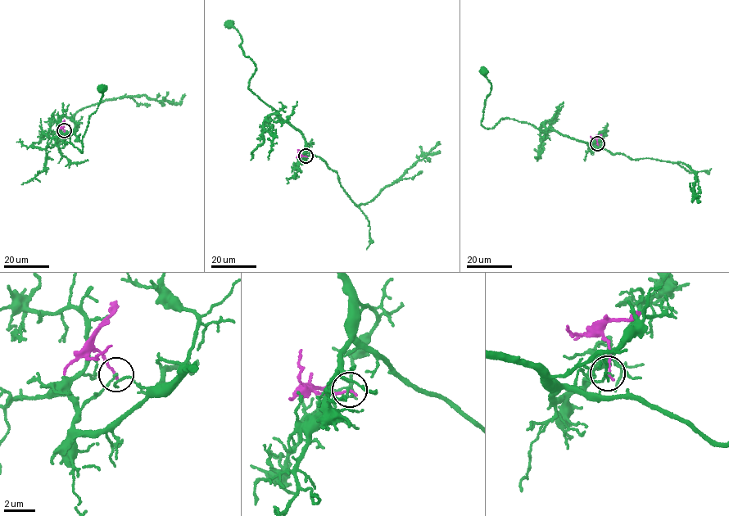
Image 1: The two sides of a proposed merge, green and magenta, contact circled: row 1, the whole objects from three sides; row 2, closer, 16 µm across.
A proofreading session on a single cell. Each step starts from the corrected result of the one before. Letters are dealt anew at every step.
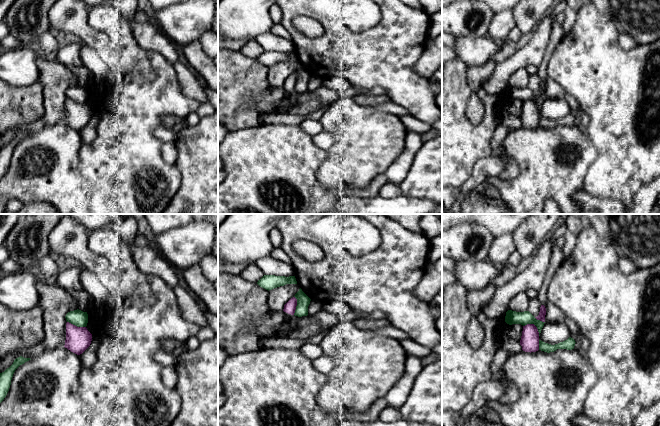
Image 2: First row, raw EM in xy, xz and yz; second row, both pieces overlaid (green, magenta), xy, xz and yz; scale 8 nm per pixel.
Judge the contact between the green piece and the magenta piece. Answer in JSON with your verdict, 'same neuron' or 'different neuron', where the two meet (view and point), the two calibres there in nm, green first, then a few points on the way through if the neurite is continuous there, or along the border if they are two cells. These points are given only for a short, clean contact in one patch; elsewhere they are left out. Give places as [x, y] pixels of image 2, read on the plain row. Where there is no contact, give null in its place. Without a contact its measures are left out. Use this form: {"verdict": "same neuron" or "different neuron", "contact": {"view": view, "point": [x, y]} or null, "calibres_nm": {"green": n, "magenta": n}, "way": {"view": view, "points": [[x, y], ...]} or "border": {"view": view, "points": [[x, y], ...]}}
{"verdict": "different neuron", "contact": {"view": "yz", "point": [534, 100]}, "calibres_nm": {"green": 110, "magenta": 150}, "border": {"view": "yz", "points": [[523, 101], [533, 100], [539, 111]]}}

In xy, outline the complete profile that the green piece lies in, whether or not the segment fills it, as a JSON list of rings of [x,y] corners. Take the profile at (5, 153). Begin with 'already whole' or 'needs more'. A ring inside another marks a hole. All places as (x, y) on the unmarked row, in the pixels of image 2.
already whole; [[[20,132],[14,136],[13,140],[9,144],[7,144],[4,148],[0,149],[0,179],[4,176],[9,167],[11,156],[15,146],[20,141],[24,140],[29,136],[31,135]]]

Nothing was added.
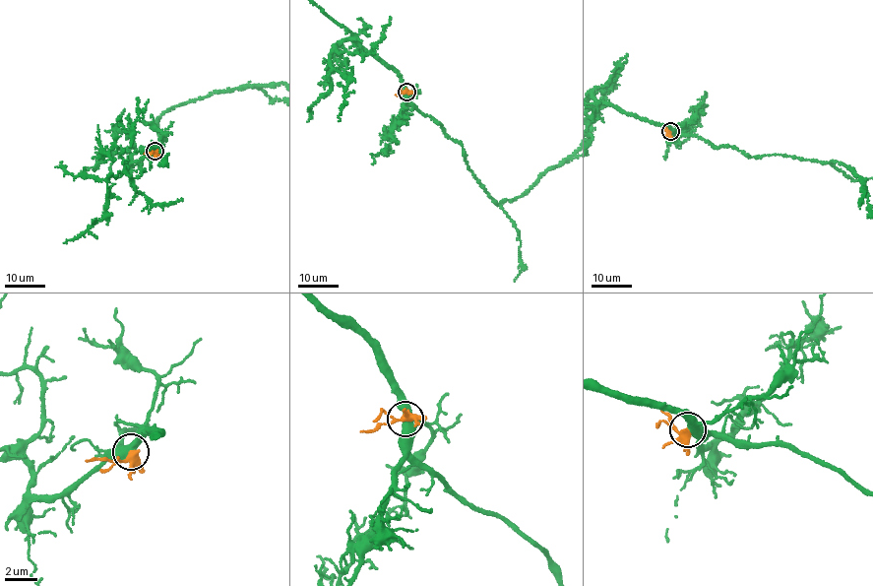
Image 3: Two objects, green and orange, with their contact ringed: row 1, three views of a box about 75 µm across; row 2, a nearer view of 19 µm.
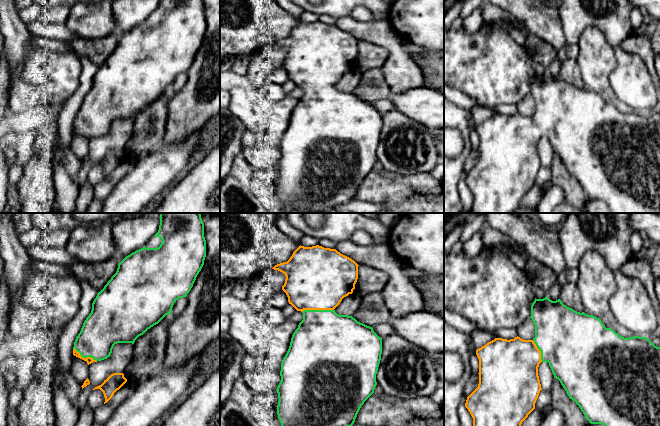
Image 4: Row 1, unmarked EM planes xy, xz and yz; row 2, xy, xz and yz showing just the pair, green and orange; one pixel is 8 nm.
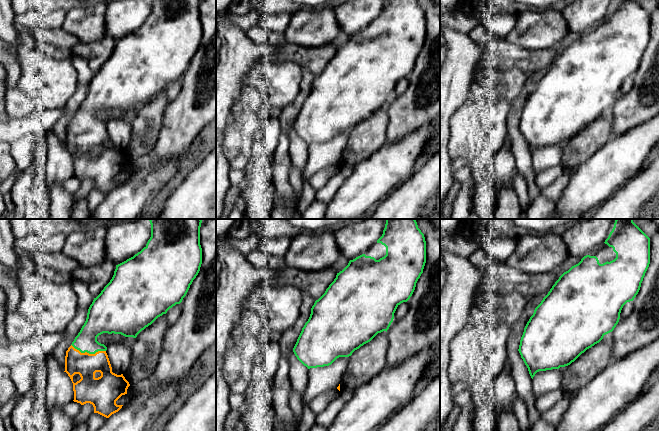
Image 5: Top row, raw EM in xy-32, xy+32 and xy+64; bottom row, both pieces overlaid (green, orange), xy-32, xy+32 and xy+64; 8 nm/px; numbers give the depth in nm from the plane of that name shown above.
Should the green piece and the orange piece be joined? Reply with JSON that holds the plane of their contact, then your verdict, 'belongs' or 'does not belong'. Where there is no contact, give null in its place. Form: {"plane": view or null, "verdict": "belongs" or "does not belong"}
{"plane": "xz", "verdict": "belongs"}

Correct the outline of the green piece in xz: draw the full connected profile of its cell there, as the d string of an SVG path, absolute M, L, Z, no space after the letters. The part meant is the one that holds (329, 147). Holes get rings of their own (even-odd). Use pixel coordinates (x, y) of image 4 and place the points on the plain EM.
M300 21L287 38L272 44L285 50L282 66L289 80L303 89L303 96L293 109L289 125L282 136L281 157L276 165L281 208L288 213L329 212L340 205L351 203L361 182L374 169L382 130L382 114L372 103L358 98L352 92L339 91L334 86L344 73L353 69L358 55L358 42L354 36L336 25Z

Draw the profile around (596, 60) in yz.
M589 26L582 33L578 45L576 61L583 88L599 94L606 104L613 105L620 112L628 113L628 105L620 101L610 87L609 77L616 65L616 58L605 35L596 27Z

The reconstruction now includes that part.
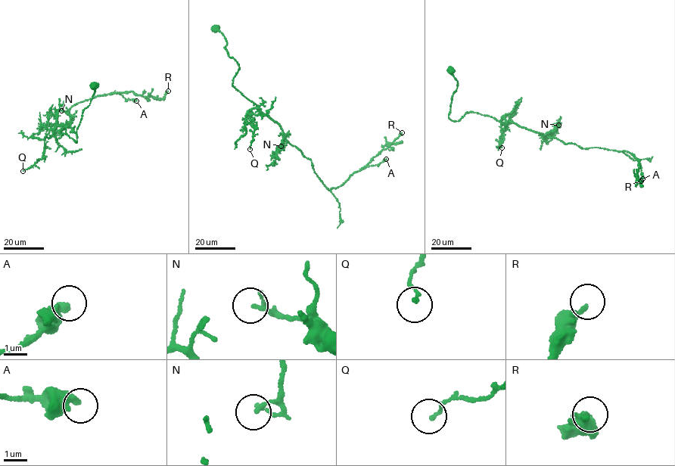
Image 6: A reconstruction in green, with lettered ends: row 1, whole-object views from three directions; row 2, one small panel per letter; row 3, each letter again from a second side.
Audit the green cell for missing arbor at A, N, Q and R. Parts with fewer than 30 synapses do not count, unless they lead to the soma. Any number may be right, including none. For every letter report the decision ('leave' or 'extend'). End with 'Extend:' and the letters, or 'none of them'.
A: leave
N: leave
Q: leave
R: leave
Extend: none of them

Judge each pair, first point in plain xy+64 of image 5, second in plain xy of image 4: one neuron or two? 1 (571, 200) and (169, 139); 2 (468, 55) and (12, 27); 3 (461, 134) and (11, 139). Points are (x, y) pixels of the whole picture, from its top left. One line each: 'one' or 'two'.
1: two
2: one
3: one

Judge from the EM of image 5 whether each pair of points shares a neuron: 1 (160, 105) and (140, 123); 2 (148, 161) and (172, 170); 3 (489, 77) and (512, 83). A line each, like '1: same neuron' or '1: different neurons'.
1: same neuron
2: different neurons
3: same neuron

